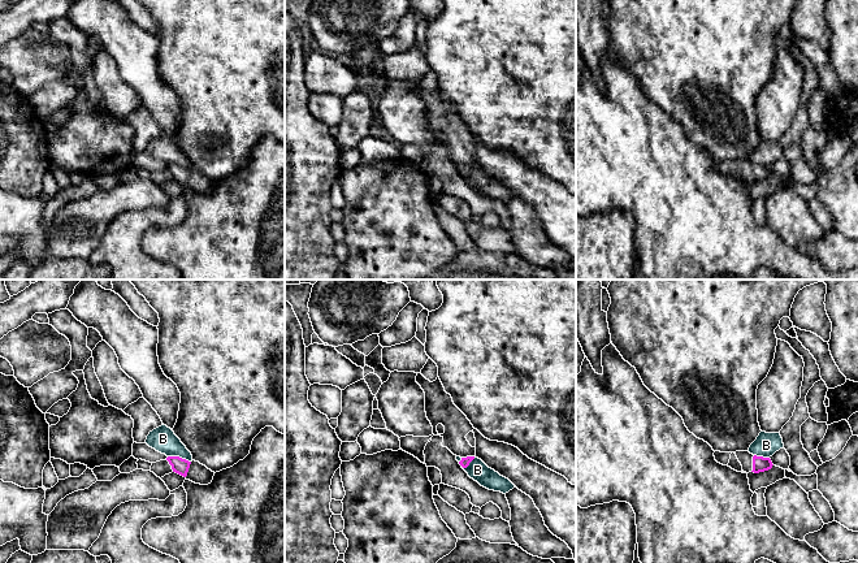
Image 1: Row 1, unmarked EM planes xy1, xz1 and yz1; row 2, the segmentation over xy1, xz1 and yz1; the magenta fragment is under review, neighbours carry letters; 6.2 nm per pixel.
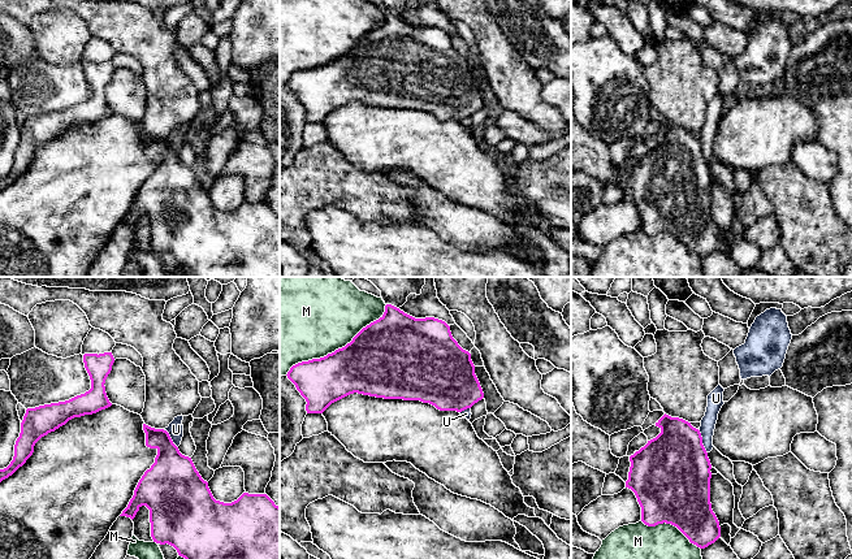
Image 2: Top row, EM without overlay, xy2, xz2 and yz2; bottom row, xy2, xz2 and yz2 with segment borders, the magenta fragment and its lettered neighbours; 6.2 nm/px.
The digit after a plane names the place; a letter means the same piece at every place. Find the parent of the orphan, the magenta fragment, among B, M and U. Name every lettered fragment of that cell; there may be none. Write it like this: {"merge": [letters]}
{"merge": []}

